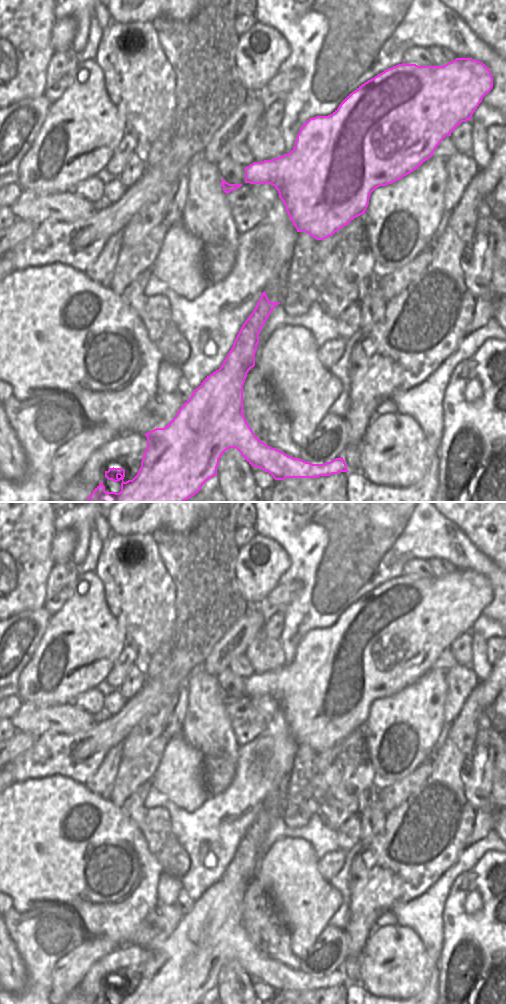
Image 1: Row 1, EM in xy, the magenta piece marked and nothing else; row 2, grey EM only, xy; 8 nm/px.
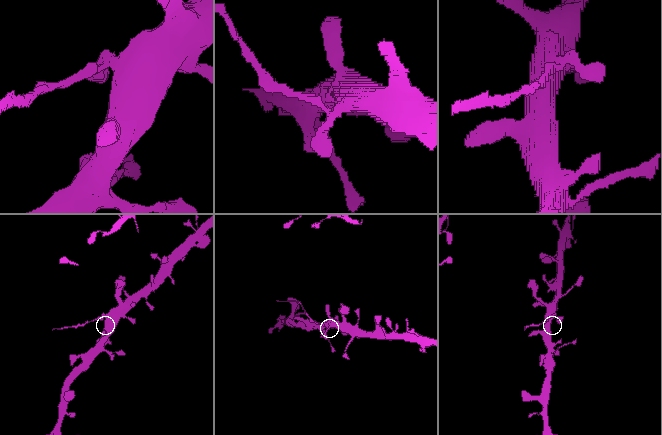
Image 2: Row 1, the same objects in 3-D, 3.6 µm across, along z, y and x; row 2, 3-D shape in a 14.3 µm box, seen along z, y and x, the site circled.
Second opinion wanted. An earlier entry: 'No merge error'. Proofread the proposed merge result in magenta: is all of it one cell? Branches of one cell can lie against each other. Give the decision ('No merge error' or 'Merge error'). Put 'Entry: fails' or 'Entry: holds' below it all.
Merge error.
Entry: fails

